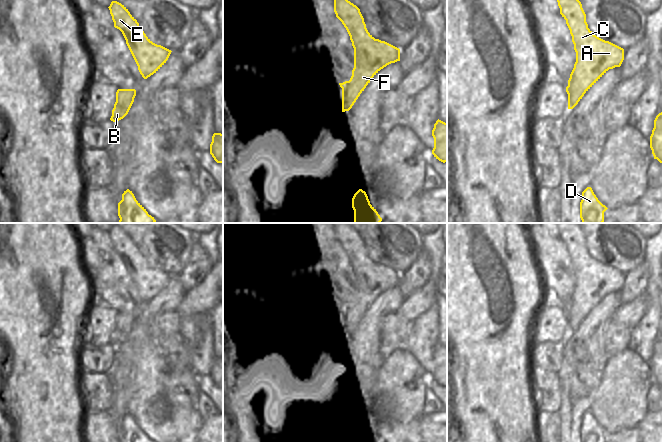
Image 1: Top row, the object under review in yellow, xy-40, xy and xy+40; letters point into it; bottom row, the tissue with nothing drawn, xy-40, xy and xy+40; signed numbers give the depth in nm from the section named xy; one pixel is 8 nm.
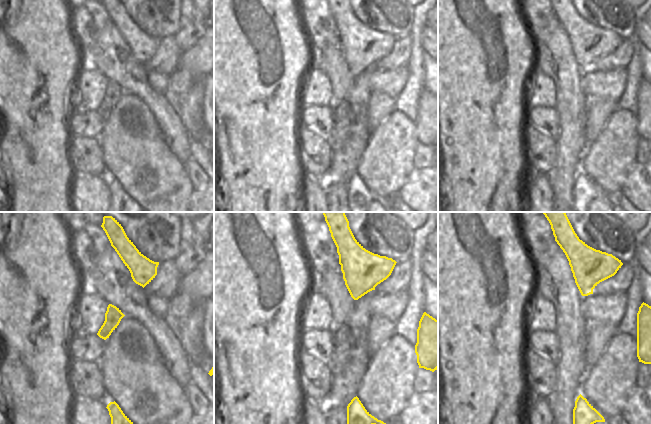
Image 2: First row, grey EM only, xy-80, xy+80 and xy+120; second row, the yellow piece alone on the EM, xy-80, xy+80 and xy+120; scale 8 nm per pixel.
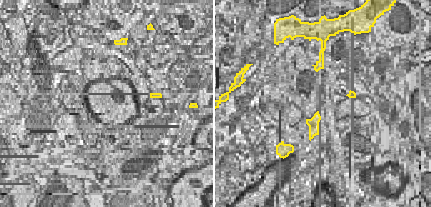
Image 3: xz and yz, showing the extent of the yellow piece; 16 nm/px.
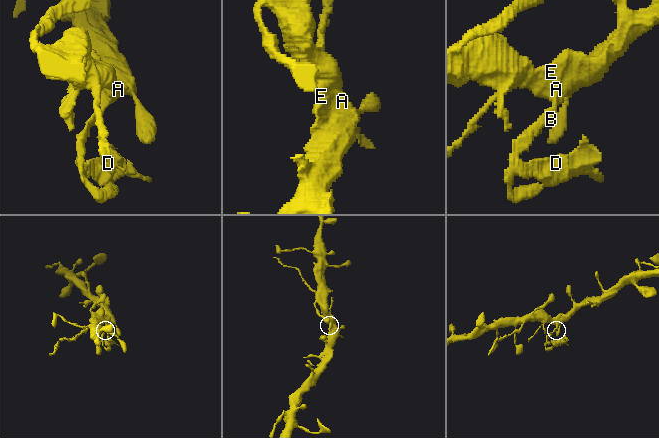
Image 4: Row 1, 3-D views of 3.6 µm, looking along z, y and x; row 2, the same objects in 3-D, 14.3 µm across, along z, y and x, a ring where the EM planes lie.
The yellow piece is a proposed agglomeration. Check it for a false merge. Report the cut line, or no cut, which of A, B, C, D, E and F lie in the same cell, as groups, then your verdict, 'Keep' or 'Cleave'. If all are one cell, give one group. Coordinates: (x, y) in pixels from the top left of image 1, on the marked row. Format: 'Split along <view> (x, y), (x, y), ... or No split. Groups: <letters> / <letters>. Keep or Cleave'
No split. Groups: A B C D E F. Keep

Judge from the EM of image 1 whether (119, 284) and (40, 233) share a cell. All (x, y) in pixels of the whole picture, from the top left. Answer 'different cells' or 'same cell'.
different cells

